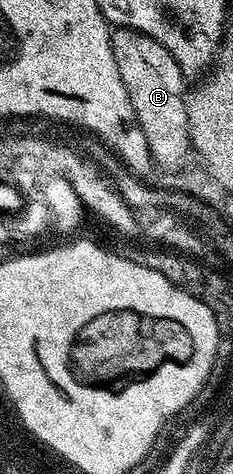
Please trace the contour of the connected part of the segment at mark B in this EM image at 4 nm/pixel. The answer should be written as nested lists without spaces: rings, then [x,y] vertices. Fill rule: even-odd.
[[[111,29],[110,47],[112,56],[116,56],[120,80],[124,80],[124,88],[128,88],[128,100],[132,100],[136,120],[148,140],[151,159],[157,165],[159,162],[166,170],[174,170],[177,166],[184,165],[186,157],[192,154],[192,147],[186,111],[188,82],[180,64],[172,56],[172,52],[164,48],[164,44],[135,30]]]

